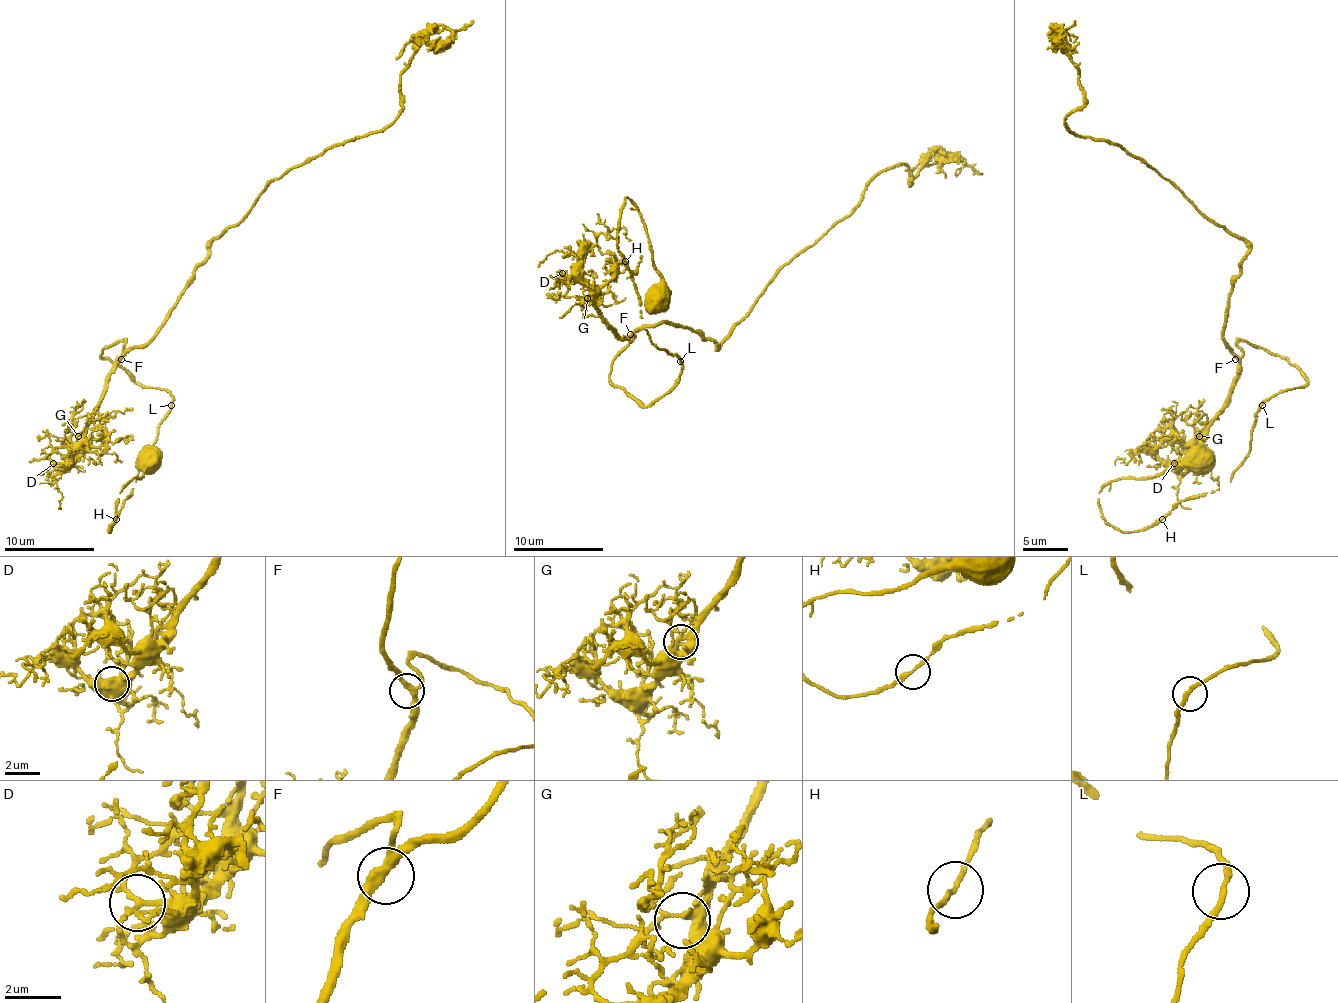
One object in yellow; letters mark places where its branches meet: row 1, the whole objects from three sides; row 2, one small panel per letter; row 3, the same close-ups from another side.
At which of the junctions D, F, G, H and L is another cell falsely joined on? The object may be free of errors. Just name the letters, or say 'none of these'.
none of these

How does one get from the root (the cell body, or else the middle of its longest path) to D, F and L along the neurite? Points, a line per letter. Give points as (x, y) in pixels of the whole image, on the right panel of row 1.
D: (1197, 456), (1111, 481), (1102, 515), (1145, 531), (1217, 490), (1308, 379), (1240, 341), (1174, 463)
F: (1197, 456), (1111, 481), (1102, 515), (1145, 531), (1231, 481), (1258, 408), (1308, 381), (1244, 341), (1235, 359)
L: (1197, 456), (1111, 481), (1099, 492), (1102, 515), (1122, 531), (1145, 531), (1181, 501), (1231, 481), (1262, 404)

